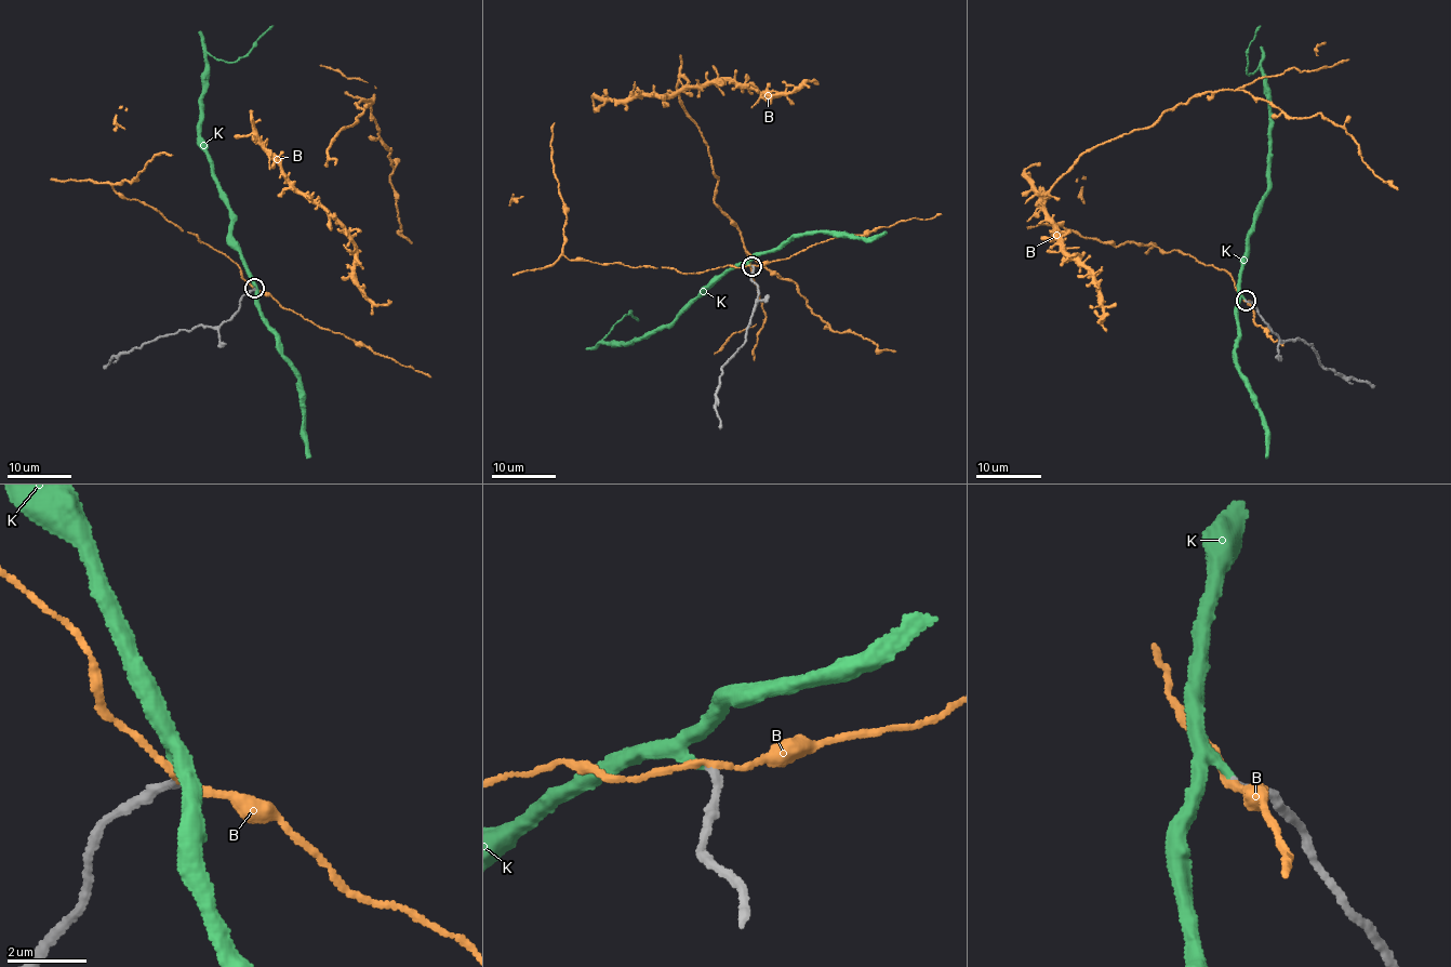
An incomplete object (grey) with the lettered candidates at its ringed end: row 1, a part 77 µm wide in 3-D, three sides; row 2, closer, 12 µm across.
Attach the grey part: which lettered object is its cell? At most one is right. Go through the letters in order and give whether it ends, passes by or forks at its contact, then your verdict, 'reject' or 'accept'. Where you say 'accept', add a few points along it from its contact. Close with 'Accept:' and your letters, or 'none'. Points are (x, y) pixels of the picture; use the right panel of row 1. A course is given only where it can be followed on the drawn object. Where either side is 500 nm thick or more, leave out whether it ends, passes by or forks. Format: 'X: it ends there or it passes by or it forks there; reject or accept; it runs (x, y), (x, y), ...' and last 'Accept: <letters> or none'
B: it passes by; reject
K: it passes by; accept; it runs (1246, 299), (1242, 257), (1266, 188), (1269, 153), (1266, 78), (1259, 69), (1248, 73), (1246, 56), (1261, 26)
Accept: K

